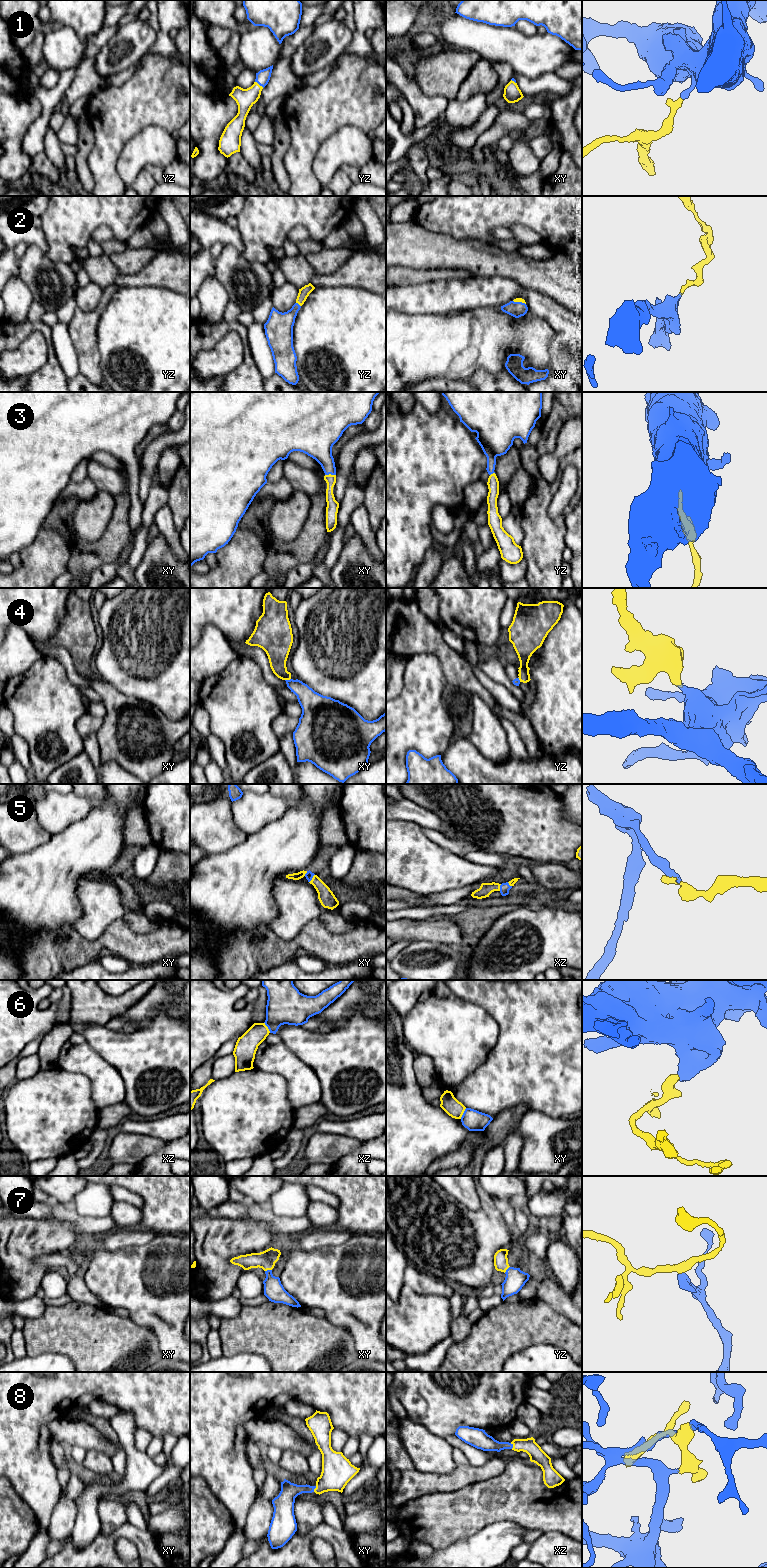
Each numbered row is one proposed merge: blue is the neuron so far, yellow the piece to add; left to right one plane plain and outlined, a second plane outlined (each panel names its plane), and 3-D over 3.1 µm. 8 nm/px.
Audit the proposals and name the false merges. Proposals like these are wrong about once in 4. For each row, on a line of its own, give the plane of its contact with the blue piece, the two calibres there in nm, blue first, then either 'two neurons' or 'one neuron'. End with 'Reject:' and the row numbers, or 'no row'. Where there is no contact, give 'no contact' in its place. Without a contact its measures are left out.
1: yz | 110/160 nm | one neuron
2: yz | 220/90 nm | one neuron
3: xy | 220/90 nm | one neuron
4: xy | 180/180 nm | two neurons
5: xy | 70/130 nm | one neuron
6: xy | 170/140 nm | two neurons
7: xy | 160/150 nm | one neuron
8: xz | 140/120 nm | one neuron
Reject: 4, 6

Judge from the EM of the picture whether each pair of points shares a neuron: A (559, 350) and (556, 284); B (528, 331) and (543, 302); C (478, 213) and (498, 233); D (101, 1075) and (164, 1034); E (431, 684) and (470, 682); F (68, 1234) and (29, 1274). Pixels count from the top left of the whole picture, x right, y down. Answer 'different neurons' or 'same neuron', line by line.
A: different neurons
B: different neurons
C: different neurons
D: different neurons
E: different neurons
F: same neuron

